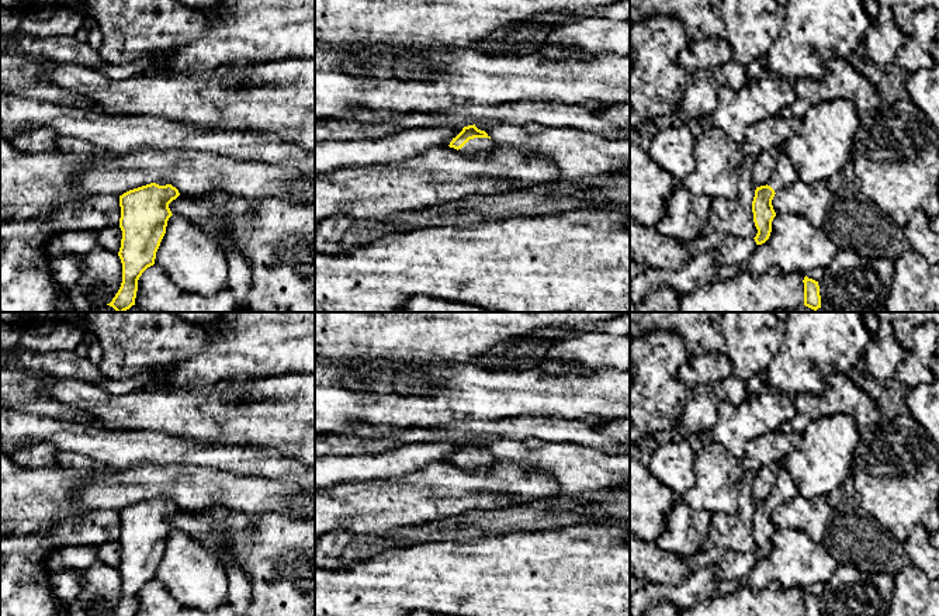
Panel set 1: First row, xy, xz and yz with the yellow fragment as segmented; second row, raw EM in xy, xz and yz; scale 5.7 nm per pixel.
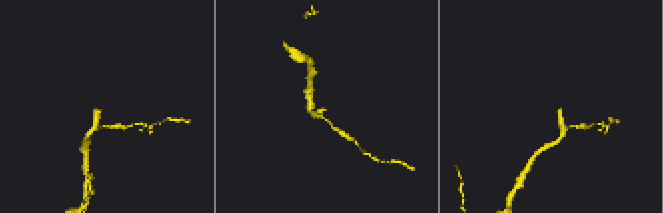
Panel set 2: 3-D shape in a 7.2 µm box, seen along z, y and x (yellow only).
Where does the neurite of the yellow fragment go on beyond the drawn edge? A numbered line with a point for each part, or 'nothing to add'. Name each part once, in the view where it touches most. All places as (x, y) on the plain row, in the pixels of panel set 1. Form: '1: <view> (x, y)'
1: xz (474, 462)

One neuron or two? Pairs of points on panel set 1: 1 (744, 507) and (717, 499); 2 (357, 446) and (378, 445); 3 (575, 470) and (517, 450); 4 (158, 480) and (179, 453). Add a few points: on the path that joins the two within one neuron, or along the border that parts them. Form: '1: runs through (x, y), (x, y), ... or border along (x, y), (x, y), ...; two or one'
1: border along (737, 484), (737, 509), (733, 514), (713, 514); two
2: runs through (363, 445), (373, 445); one
3: runs through (561, 459), (532, 457); one
4: border along (137, 463), (198, 464), (203, 467); two

